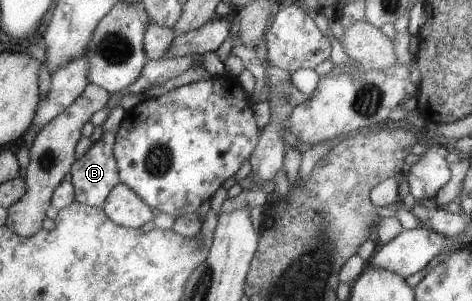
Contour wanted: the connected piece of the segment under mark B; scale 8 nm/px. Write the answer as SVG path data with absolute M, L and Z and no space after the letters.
M121 106L115 107L115 109L107 115L107 119L99 126L92 144L85 153L71 163L71 169L69 171L71 175L70 182L74 189L74 200L77 203L93 207L102 207L111 188L120 182L112 147L115 132L119 127L119 123L121 123L121 119L123 119L124 111Z

